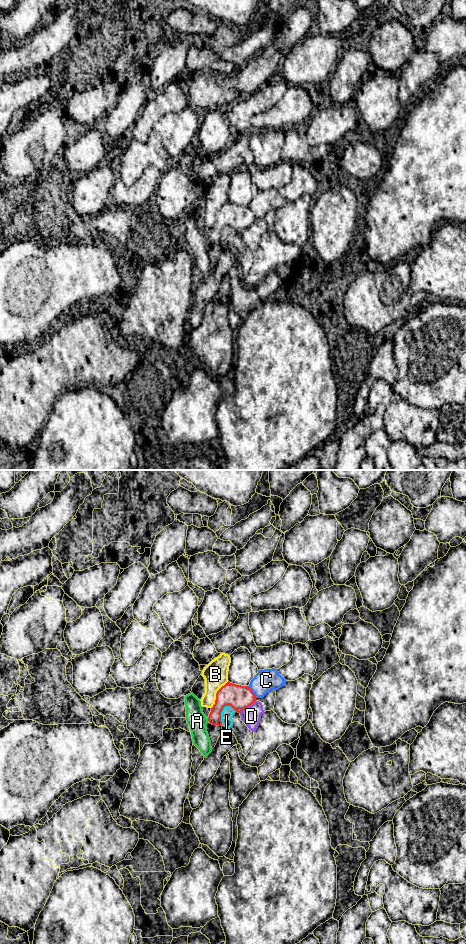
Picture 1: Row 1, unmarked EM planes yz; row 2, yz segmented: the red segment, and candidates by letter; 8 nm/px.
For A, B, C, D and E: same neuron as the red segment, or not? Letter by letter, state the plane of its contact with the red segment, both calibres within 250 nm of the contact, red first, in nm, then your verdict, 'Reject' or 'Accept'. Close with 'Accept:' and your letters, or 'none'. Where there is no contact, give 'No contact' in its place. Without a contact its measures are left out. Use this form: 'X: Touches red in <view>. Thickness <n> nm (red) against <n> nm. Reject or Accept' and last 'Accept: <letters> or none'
A: Touches red in yz. Thickness 160 nm (red) against 160 nm. Reject
B: Touches red in yz. Thickness 190 nm (red) against 190 nm. Reject
C: Touches red in yz. Thickness 190 nm (red) against 180 nm. Reject
D: Touches red in yz. Thickness 190 nm (red) against 150 nm. Reject
E: Touches red in yz. Thickness 190 nm (red) against 100 nm. Reject
Accept: none

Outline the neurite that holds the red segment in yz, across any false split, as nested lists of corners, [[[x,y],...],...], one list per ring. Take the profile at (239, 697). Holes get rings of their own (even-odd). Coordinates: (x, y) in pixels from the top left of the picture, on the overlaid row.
[[[228,681],[217,691],[208,721],[212,725],[222,726],[221,712],[225,706],[231,706],[236,712],[241,713],[255,701],[256,696],[248,686],[236,685]]]

